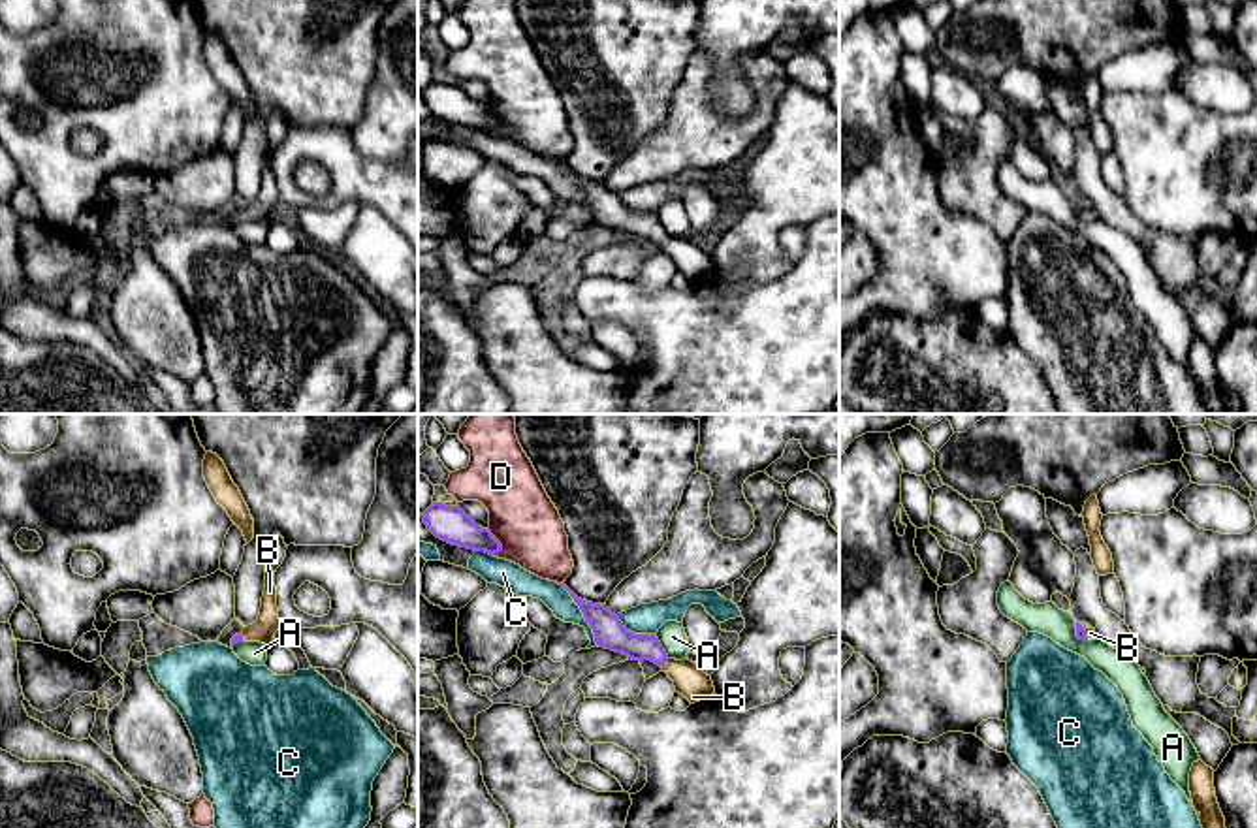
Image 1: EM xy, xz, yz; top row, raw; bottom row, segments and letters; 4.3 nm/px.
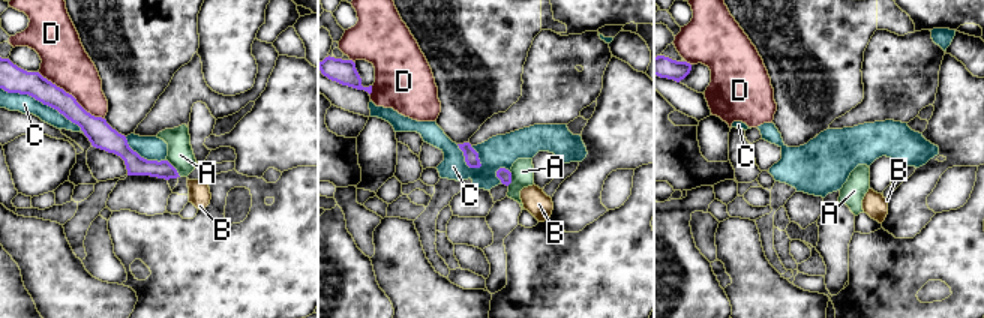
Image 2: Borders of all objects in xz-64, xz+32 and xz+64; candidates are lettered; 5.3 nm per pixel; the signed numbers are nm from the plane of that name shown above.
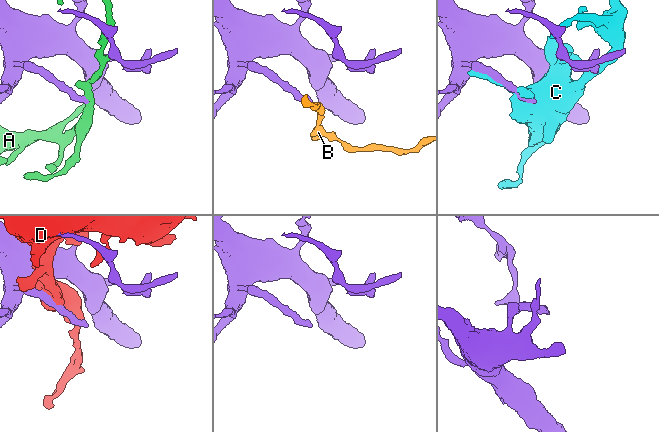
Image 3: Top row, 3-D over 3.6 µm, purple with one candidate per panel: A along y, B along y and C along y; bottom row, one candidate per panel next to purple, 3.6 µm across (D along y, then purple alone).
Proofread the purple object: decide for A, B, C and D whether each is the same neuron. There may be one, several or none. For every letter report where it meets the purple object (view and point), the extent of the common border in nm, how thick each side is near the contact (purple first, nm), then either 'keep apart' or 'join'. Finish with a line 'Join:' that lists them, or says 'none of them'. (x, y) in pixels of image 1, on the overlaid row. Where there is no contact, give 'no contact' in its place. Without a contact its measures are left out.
A: meets purple in xz at (661, 648); contact 110 nm long; 130 nm thick on the purple side, 120 nm on the other; keep apart
B: meets purple in xz at (665, 661); contact 50 nm long; 120 nm thick on the purple side, 140 nm on the other; join
C: meets purple in xz at (582, 612); contact 320 nm long; 130 nm thick on the purple side, 110 nm on the other; keep apart
D: meets purple in xz at (499, 542); contact 130 nm long; 160 nm thick on the purple side, 280 nm on the other; keep apart
Join: B

